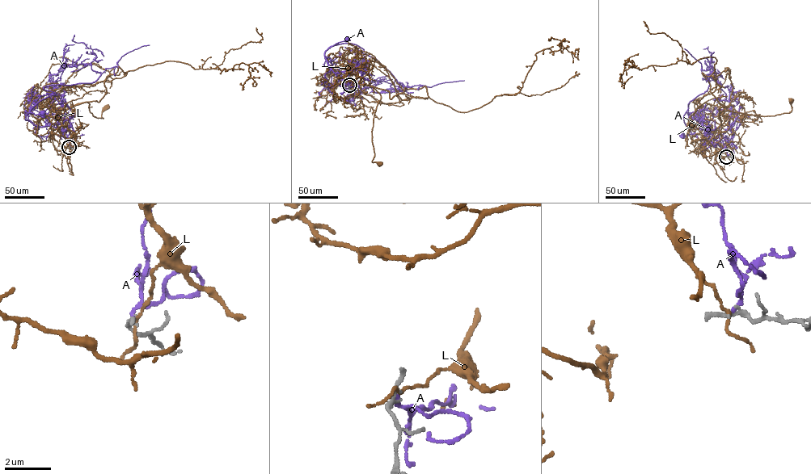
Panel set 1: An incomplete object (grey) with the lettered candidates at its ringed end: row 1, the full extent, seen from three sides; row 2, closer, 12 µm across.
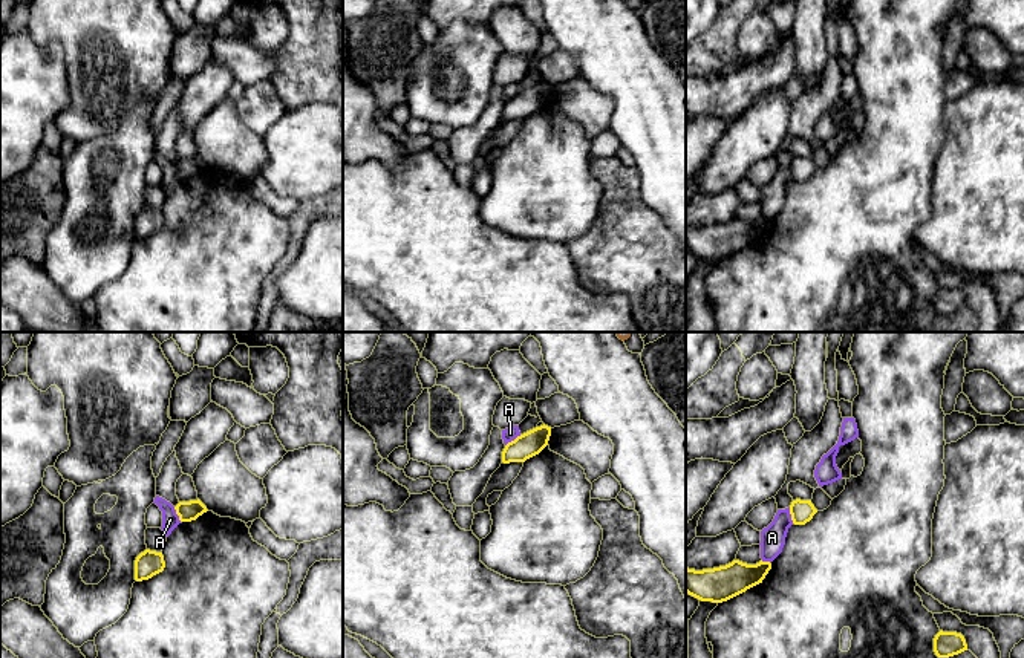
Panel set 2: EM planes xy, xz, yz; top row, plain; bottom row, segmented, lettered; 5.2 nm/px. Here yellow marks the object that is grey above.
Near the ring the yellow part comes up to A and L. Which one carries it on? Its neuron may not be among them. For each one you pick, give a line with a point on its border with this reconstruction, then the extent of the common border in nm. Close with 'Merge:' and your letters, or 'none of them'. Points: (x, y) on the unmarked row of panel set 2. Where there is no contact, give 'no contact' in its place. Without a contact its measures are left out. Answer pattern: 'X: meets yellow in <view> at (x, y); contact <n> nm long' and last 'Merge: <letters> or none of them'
Merge: none of them

